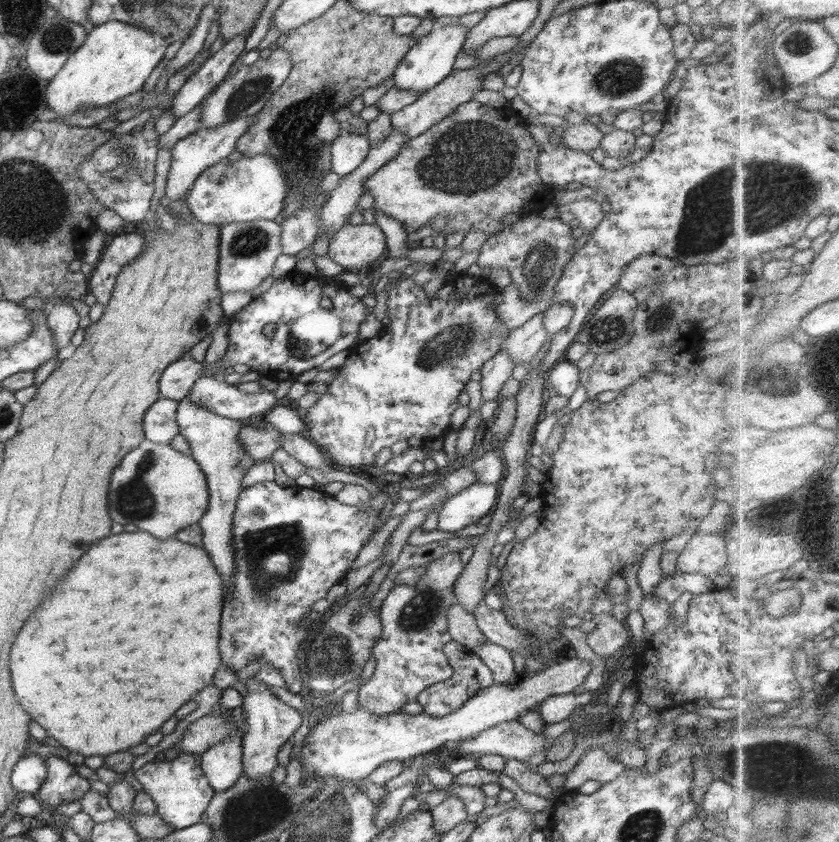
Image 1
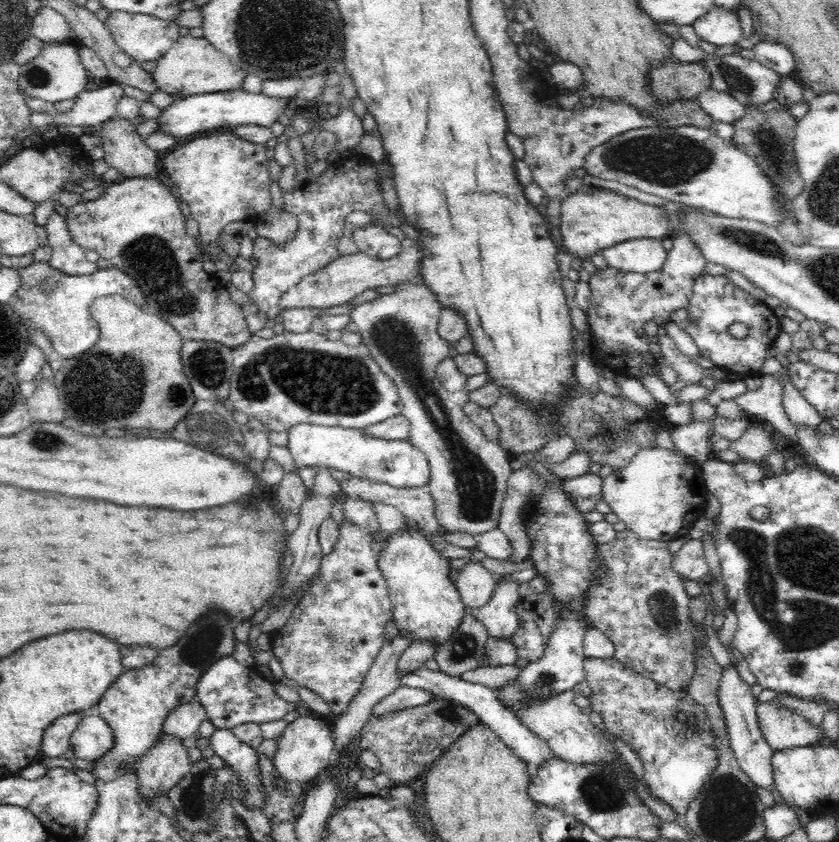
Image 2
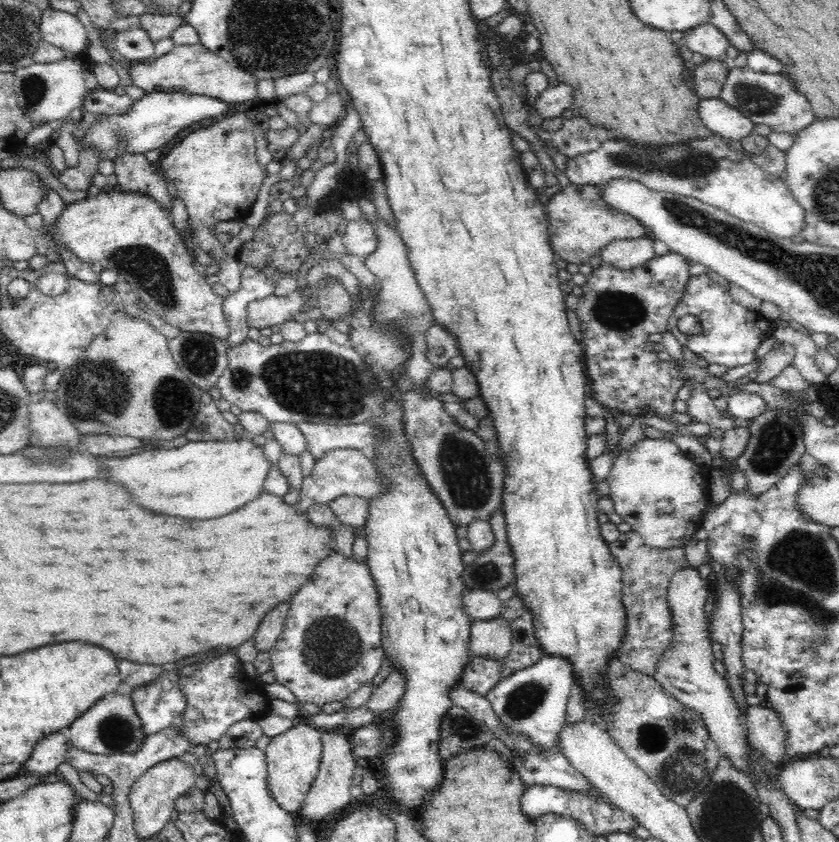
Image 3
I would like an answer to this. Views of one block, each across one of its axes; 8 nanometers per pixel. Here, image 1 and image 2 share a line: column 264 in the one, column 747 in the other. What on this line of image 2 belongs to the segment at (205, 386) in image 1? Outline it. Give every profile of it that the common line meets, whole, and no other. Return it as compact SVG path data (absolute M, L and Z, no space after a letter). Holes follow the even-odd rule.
M762 375L761 387L733 398L744 414L760 416L765 423L790 444L798 443L798 429L790 422L782 407L784 382L774 375Z

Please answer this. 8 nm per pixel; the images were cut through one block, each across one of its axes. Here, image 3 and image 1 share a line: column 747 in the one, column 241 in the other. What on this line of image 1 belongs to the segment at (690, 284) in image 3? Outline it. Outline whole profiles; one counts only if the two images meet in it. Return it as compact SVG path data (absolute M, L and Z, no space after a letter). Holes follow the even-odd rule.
M289 273L274 279L270 289L260 297L254 297L248 305L232 315L227 332L229 345L226 354L217 362L219 366L213 372L220 373L229 367L246 365L259 372L262 377L280 382L297 378L306 370L320 367L342 350L351 352L362 342L358 338L359 326L372 309L363 303L361 298L352 296L349 290L348 285L336 278L320 278L308 273ZM269 322L276 324L276 330L270 337L263 333L264 326Z

